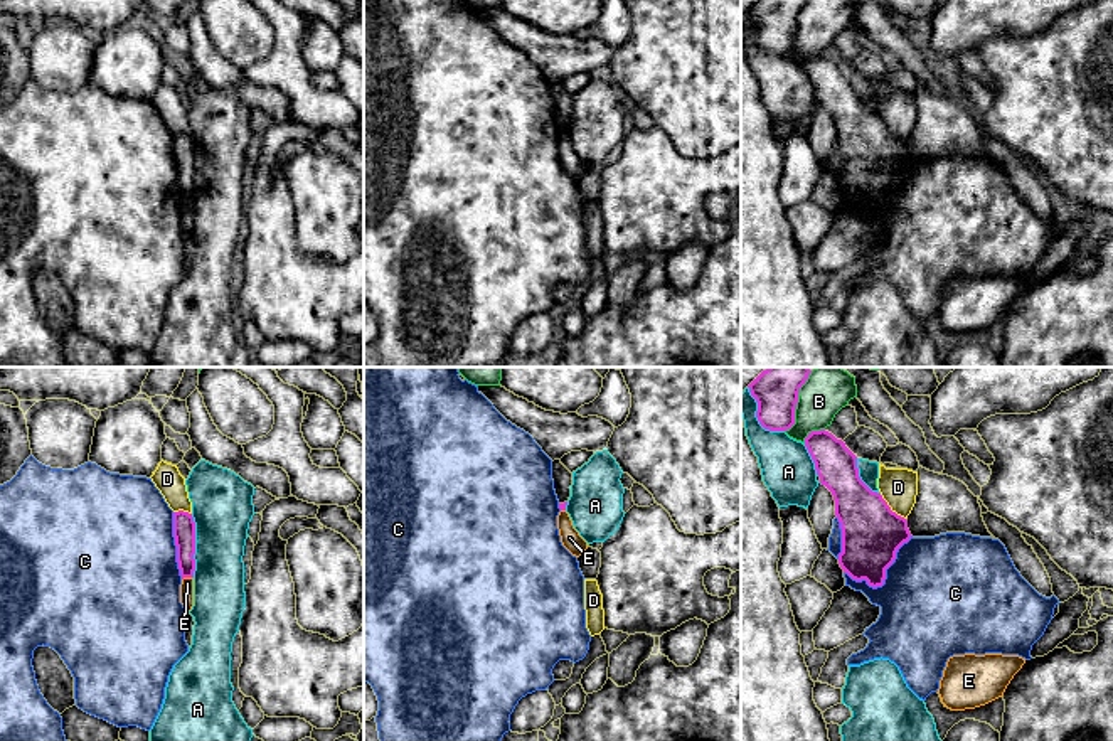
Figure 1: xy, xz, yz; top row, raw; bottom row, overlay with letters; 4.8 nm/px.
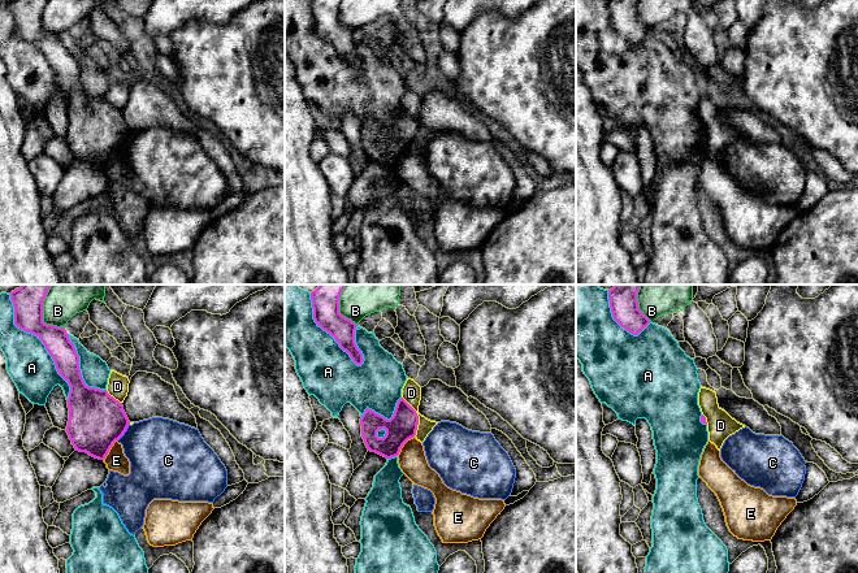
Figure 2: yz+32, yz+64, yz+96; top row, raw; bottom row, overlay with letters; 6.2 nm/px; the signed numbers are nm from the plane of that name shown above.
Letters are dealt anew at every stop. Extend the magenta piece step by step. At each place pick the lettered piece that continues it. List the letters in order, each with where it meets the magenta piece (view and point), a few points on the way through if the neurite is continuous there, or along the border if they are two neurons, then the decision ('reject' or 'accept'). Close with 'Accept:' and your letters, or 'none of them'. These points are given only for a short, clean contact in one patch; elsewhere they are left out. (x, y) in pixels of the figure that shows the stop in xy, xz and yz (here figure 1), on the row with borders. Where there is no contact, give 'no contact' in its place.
A: contact xy (194, 546); reject
B: contact yz (797, 401); reject
C: contact yz (884, 578); reject
D: contact yz (889, 509); reject
E: contact xy (187, 576); border xy (192, 576), (182, 580); reject
Accept: none of them

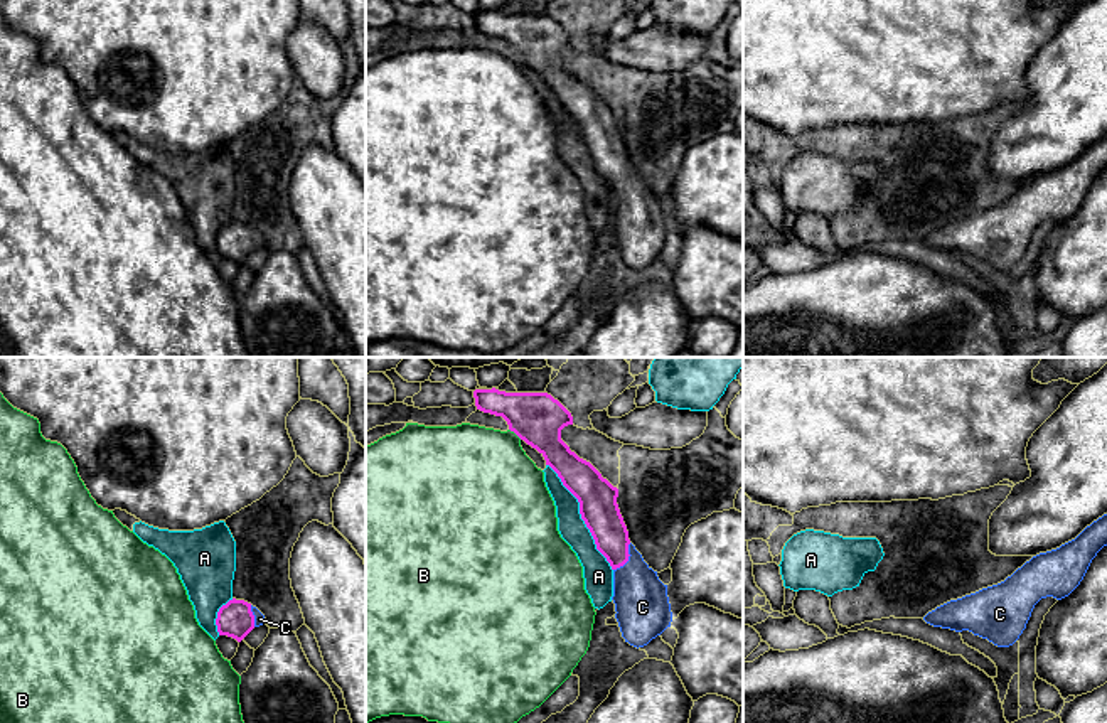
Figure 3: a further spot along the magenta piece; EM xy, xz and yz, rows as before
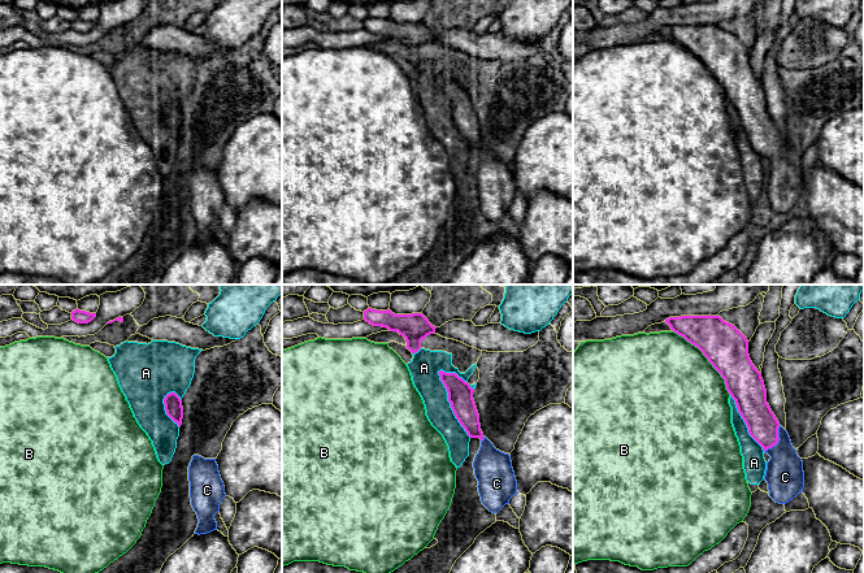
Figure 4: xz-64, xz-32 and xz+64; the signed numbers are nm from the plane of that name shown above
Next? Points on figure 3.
A: contact xz (582, 518); reject
B: contact xz (516, 433); reject
C: contact xz (627, 558); way xz (602, 516), (614, 545), (627, 558), (642, 607); accept
Accept: C

